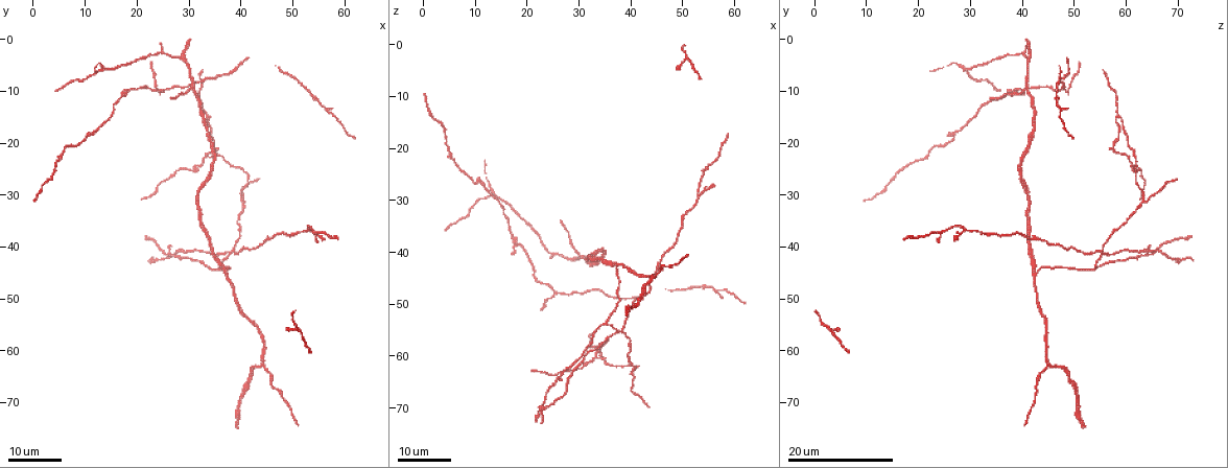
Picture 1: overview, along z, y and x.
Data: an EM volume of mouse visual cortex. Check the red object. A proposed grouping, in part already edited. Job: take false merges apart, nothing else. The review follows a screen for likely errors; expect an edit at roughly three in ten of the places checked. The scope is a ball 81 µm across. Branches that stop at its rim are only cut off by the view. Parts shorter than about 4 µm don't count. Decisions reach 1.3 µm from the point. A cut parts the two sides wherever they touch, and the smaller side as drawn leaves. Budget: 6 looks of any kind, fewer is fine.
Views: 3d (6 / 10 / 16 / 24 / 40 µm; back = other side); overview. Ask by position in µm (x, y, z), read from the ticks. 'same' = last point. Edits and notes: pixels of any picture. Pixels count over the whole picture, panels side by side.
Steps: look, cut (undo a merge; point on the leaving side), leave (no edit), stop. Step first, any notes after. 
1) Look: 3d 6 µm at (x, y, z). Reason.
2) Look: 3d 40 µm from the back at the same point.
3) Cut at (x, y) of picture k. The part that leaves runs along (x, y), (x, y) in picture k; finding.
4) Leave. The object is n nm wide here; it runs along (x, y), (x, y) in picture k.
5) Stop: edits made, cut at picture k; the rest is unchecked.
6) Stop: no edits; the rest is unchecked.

Look: 3d 24 µm at (34.5, 41.0, 42.0).

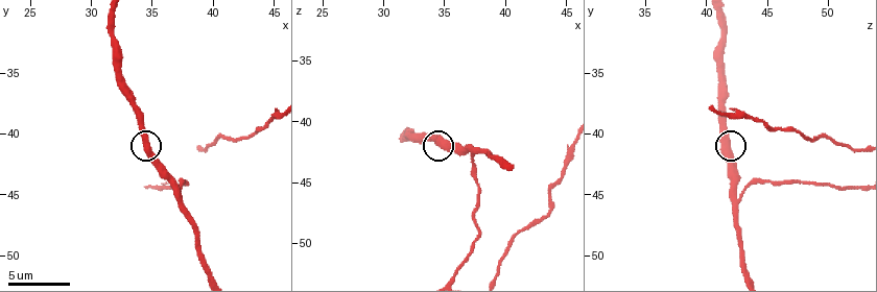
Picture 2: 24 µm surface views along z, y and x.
Look: 3d 6 µm at (34.4, 40.6, 41.6).

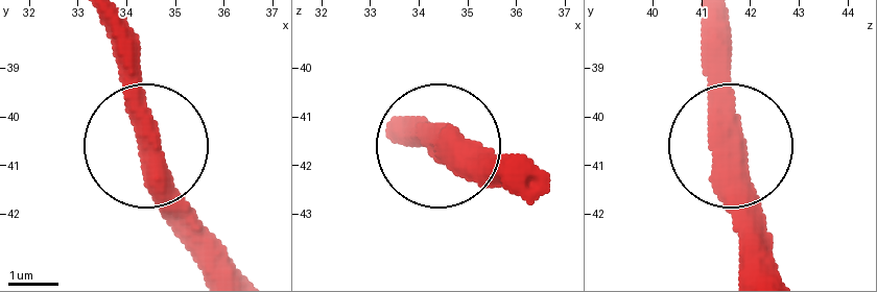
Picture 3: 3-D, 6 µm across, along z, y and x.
Leave. The side arm is 106 µm long; it runs along (729, 150), (737, 114), (725, 18) in picture 3; one neuron here.

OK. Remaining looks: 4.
Look: 3d 6 µm at (37.2, 45.0, 43.0). Three arms meet.

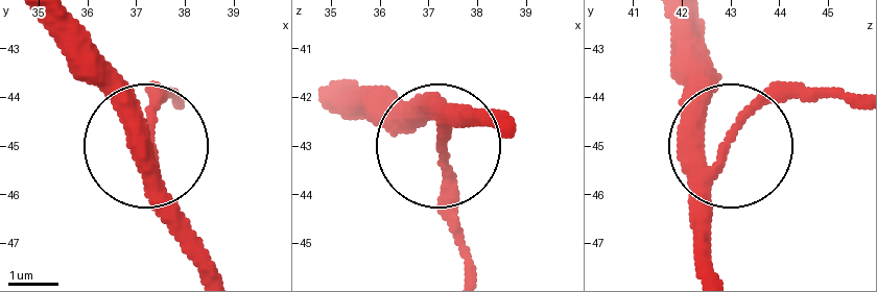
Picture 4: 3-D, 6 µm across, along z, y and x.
Leave. 3 arms meet here; continuous, no second neuron.

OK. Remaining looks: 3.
Look: 3d 16 µm at (35.5, 44.5, 54.0). Arms part here.

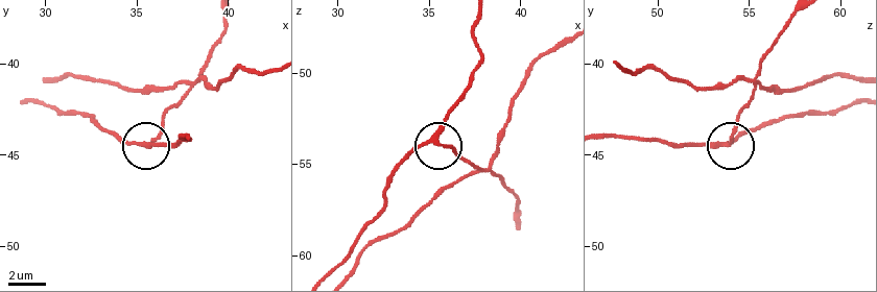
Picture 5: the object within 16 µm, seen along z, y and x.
Look: 3d 10 µm at (35.3, 44.6, 54.0). Zoom in.

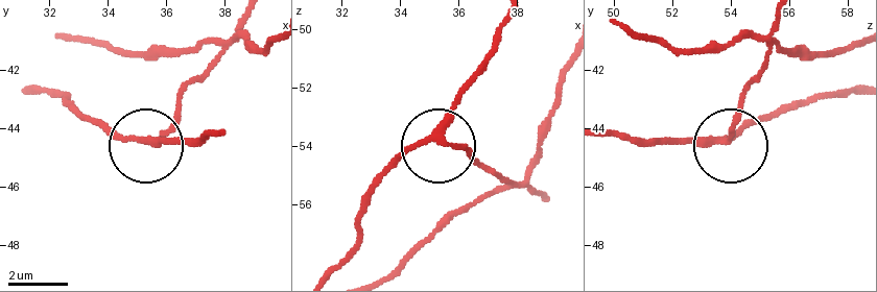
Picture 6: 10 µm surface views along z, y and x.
Leave. It runs along (217, 129), (210, 137), (136, 139), (113, 134), (93, 117) in picture 6; one neuron here.

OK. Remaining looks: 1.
Stop: no edits; the rest is unchecked.

